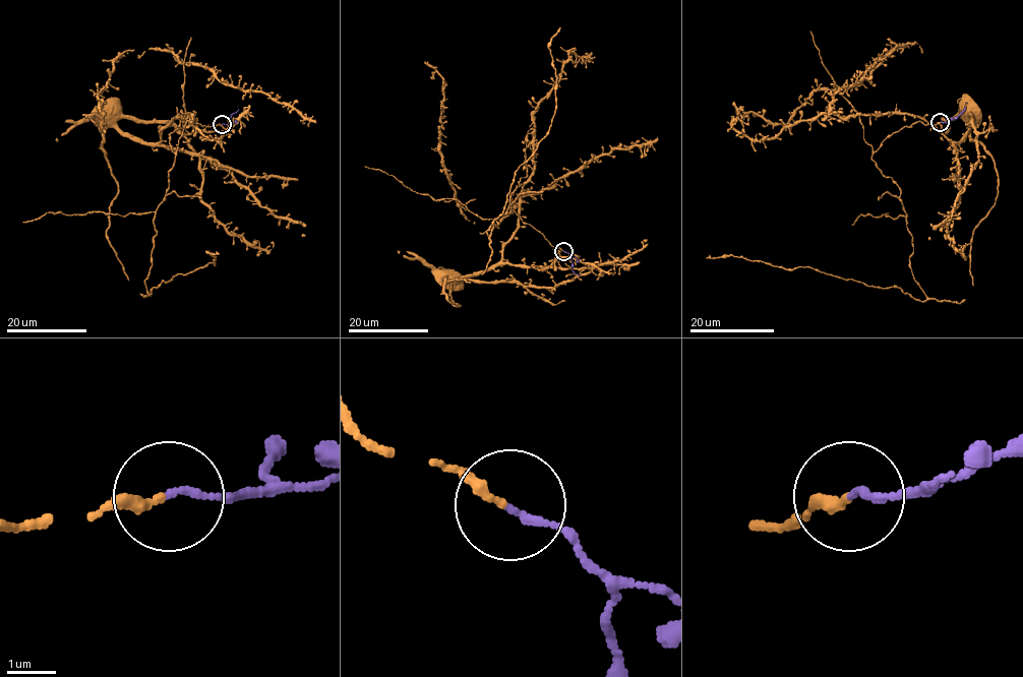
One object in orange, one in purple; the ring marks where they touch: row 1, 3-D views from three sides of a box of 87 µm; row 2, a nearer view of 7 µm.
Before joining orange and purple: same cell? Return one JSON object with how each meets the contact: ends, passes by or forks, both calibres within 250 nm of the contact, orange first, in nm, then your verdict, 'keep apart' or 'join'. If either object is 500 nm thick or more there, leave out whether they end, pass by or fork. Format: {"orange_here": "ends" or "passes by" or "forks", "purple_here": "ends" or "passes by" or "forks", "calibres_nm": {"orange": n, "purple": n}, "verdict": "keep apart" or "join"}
{"orange_here": "ends", "purple_here": "ends", "calibres_nm": {"orange": 200, "purple": 140}, "verdict": "join"}

